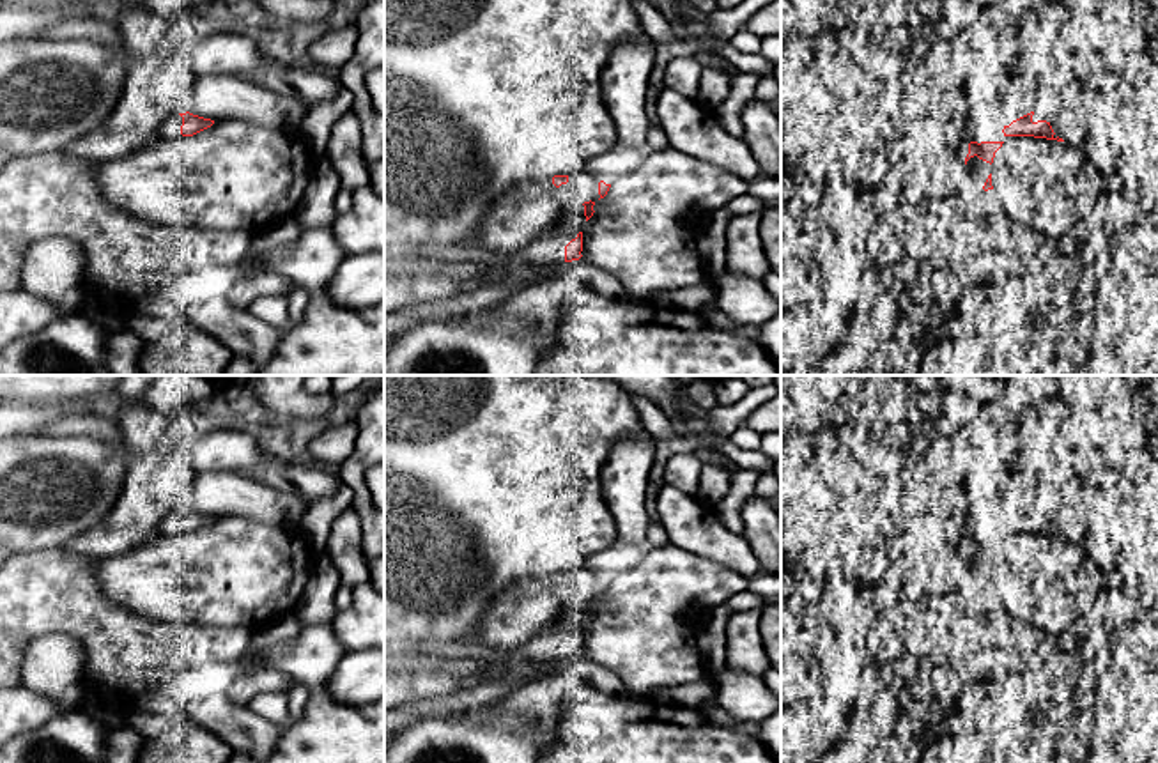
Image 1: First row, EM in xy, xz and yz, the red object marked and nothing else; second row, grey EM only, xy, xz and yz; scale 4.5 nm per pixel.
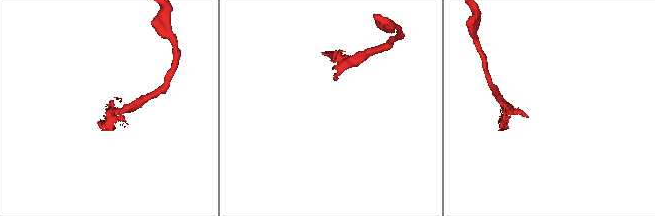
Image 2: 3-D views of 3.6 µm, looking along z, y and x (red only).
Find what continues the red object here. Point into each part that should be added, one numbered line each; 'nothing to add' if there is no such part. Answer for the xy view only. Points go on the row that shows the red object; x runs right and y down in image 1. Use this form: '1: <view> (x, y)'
1: xy (170, 128)

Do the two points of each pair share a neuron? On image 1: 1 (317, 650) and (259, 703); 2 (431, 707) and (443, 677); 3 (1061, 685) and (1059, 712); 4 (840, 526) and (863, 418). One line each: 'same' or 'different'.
1: different
2: different
3: same
4: different

